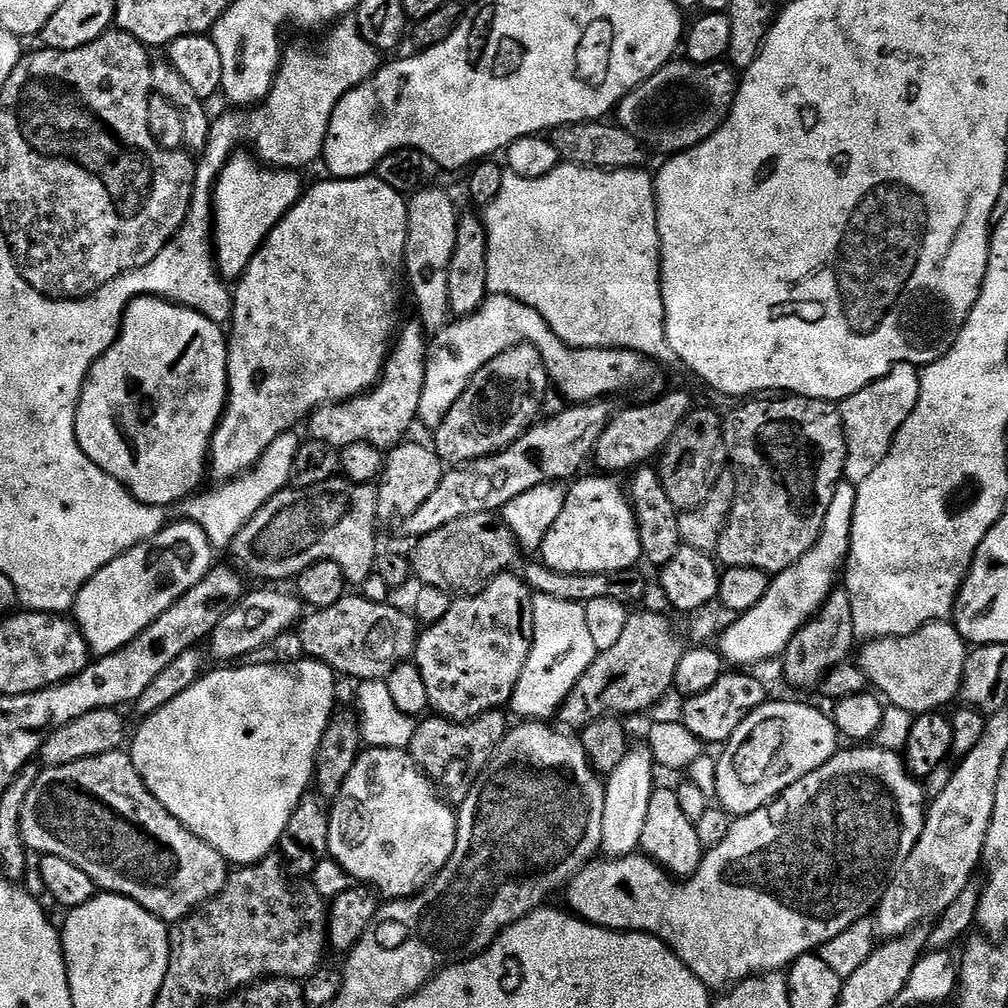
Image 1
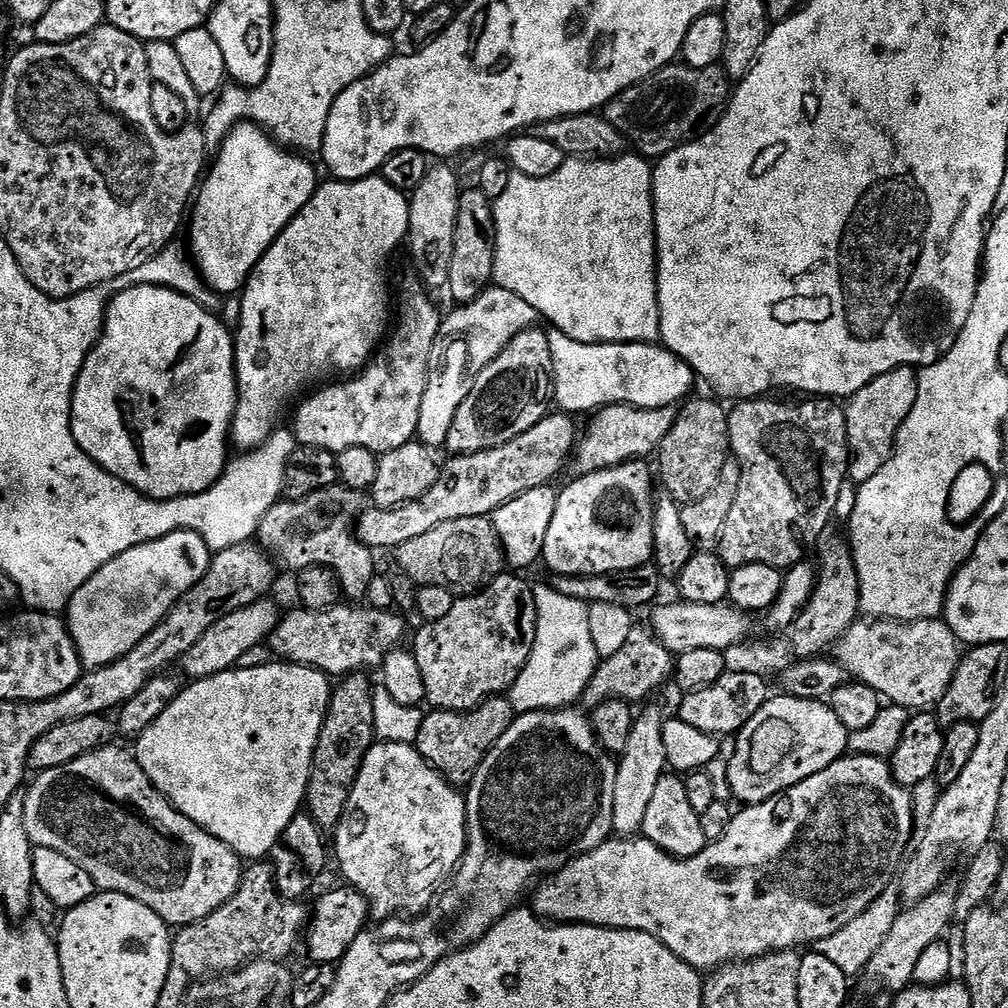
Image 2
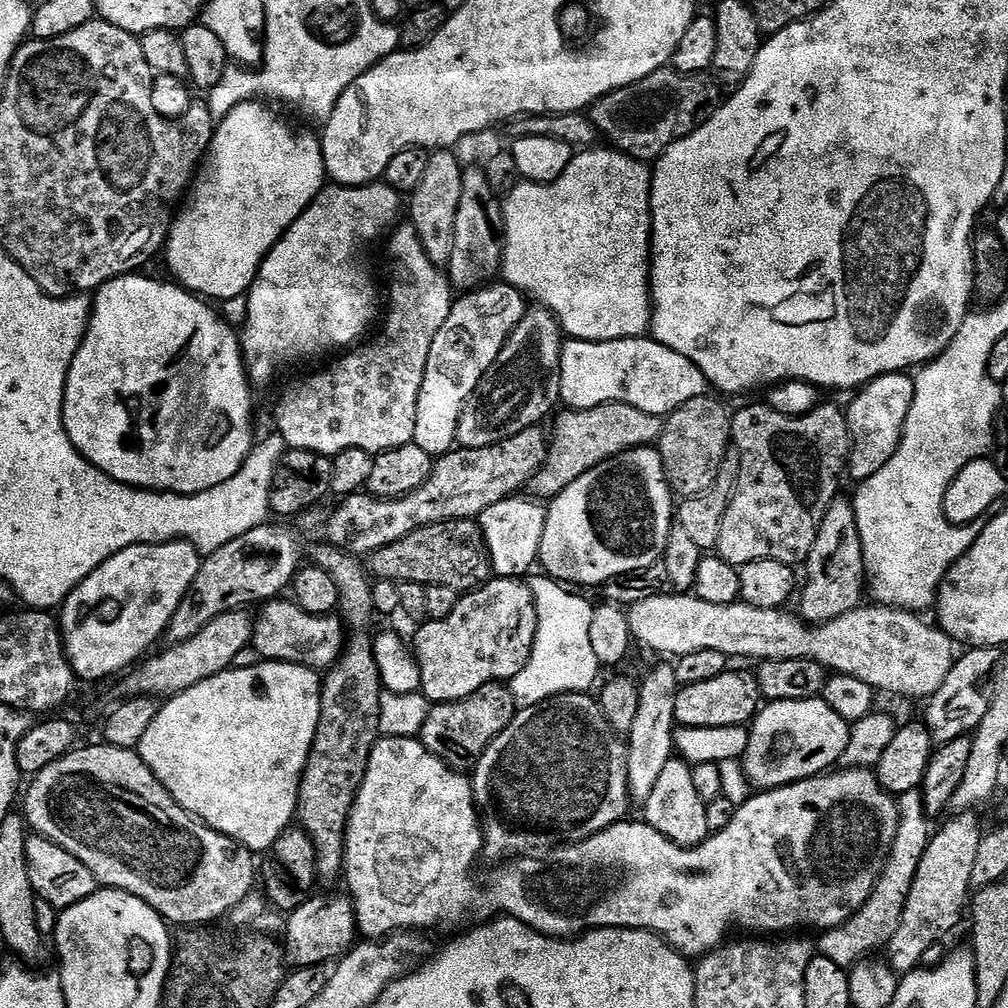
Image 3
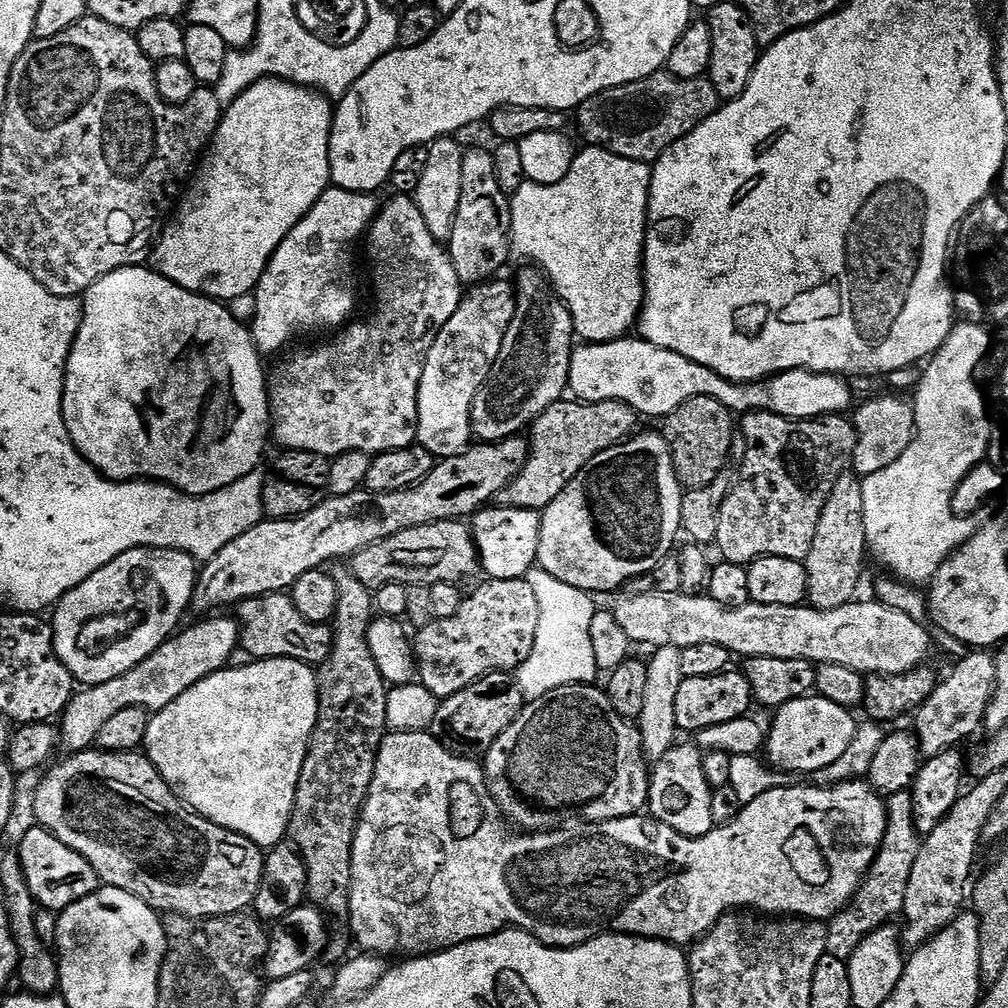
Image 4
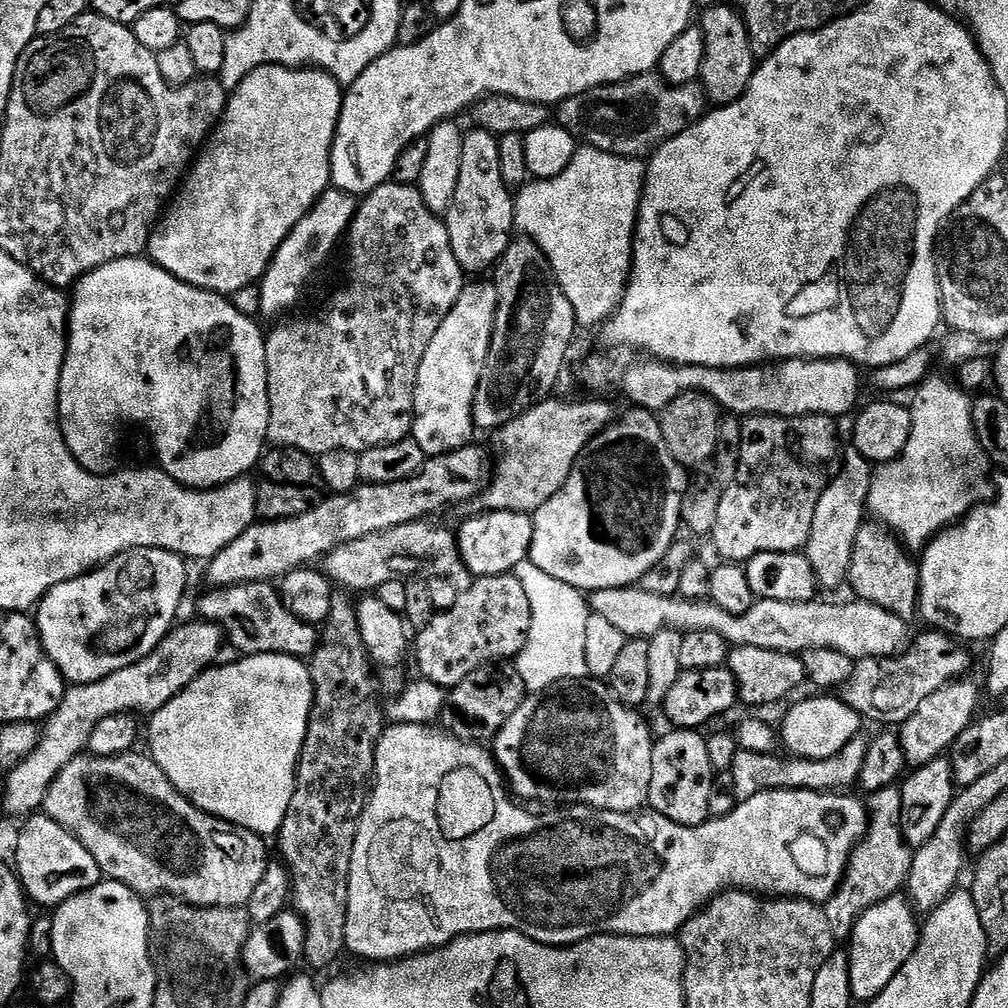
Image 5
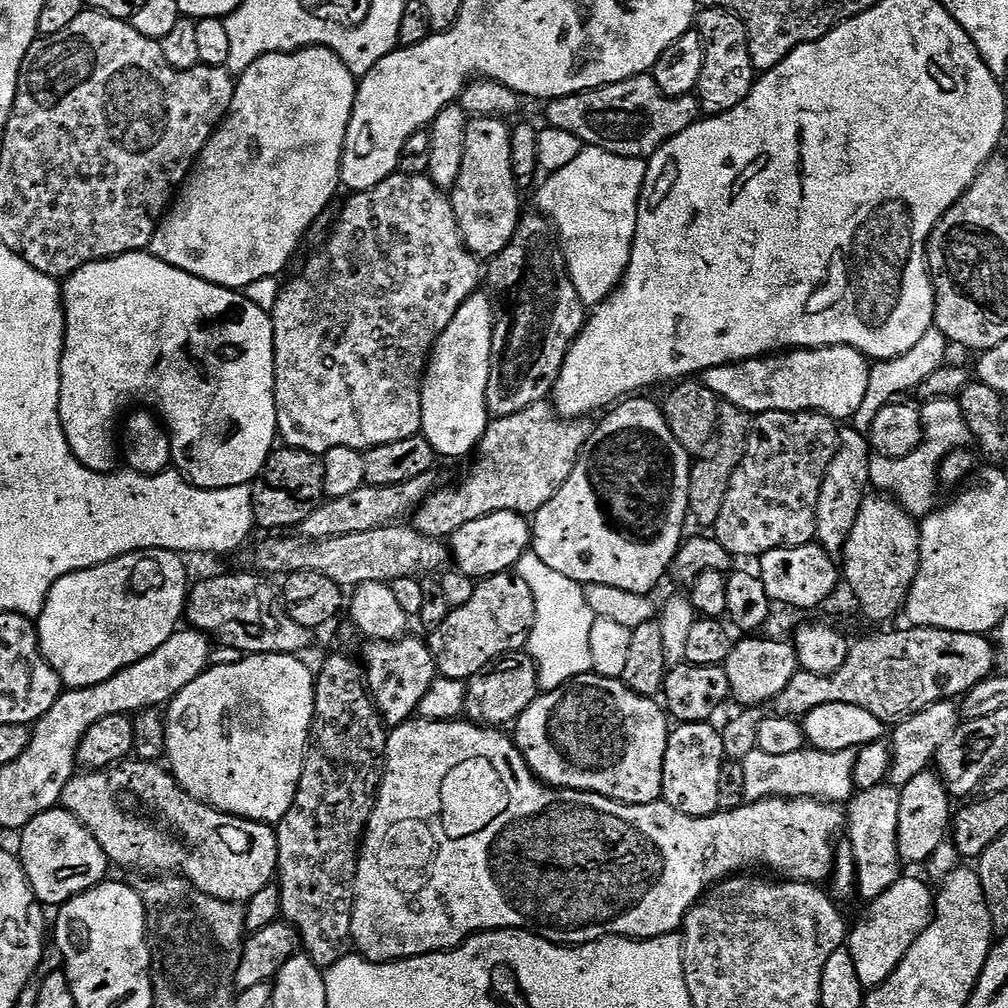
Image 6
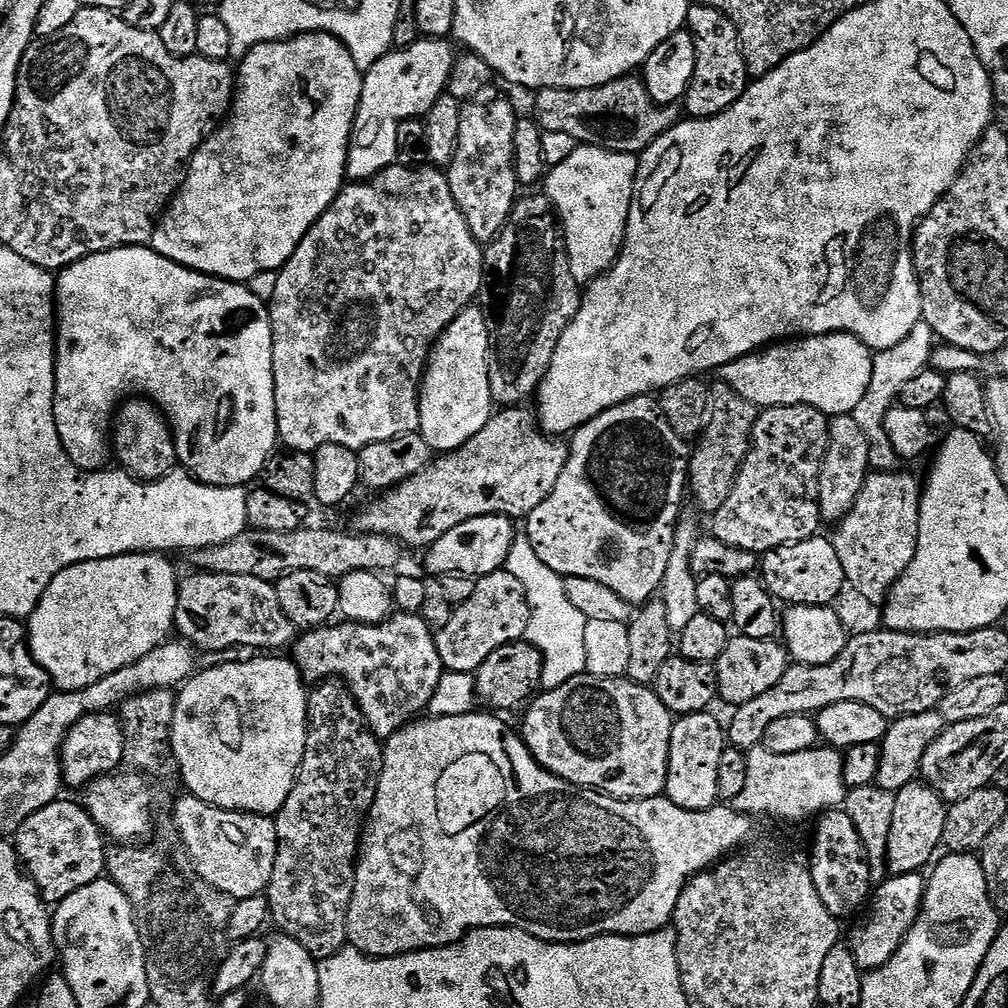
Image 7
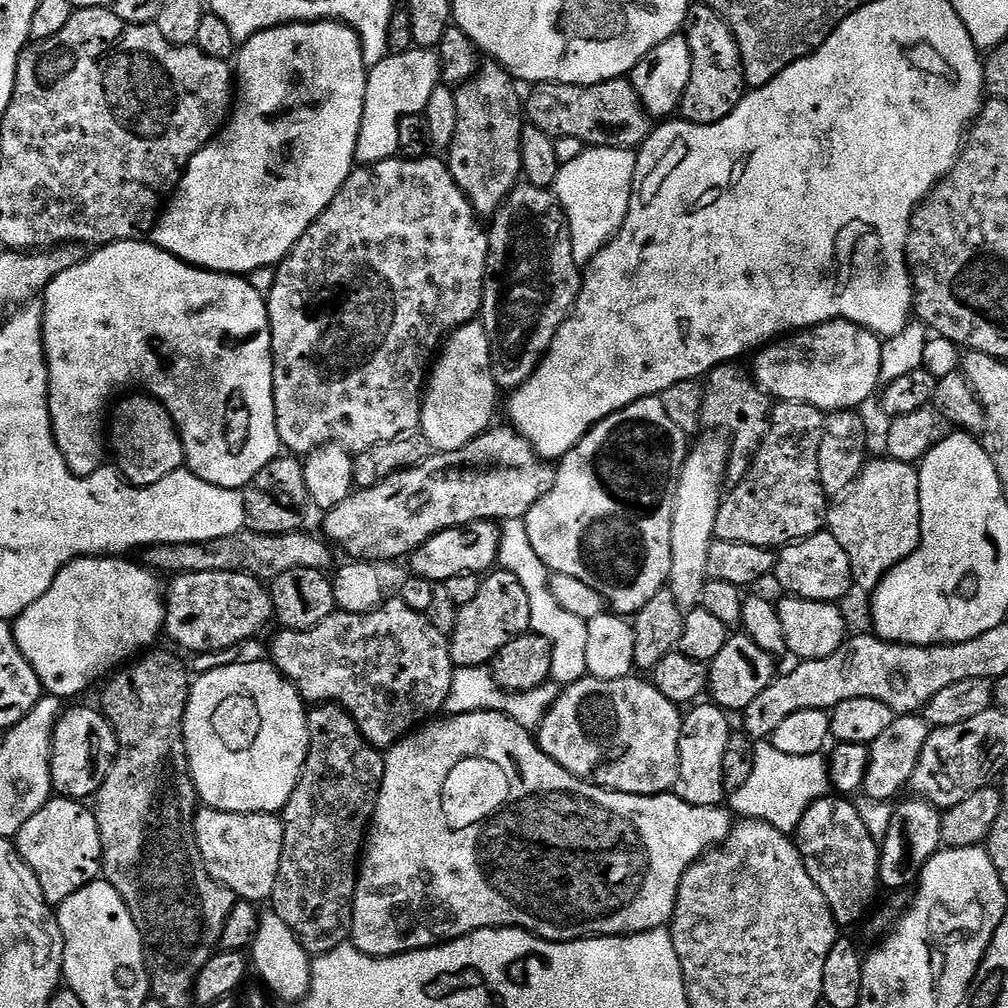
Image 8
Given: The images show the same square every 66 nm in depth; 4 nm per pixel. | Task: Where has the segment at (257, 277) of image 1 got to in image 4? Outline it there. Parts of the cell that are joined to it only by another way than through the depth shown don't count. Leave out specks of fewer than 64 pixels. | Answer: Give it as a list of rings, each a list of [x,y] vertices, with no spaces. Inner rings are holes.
[[[329,186],[314,202],[311,210],[290,230],[287,238],[278,246],[270,258],[262,278],[256,283],[256,317],[250,320],[250,331],[256,347],[261,353],[283,353],[291,340],[307,332],[328,332],[339,330],[353,319],[356,308],[356,276],[352,273],[352,247],[361,243],[372,219],[378,211],[377,197],[371,192],[351,192],[345,188]]]

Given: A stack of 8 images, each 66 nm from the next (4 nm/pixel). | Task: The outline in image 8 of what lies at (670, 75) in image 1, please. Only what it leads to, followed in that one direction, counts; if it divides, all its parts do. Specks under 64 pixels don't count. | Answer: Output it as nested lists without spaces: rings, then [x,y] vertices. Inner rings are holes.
[[[631,79],[607,80],[601,84],[538,84],[526,96],[530,124],[553,138],[578,138],[586,146],[639,149],[648,139],[650,117]]]

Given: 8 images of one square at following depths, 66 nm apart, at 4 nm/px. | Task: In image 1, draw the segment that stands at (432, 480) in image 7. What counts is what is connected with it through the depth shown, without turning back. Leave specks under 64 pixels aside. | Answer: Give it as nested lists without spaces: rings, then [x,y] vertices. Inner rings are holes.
[[[668,392],[657,398],[653,404],[640,404],[637,408],[628,408],[625,412],[617,411],[612,421],[602,430],[602,438],[598,438],[594,453],[594,464],[604,474],[617,474],[626,468],[635,469],[644,466],[652,459],[659,457],[670,442],[674,430],[682,426],[694,407],[694,401],[684,392]]]

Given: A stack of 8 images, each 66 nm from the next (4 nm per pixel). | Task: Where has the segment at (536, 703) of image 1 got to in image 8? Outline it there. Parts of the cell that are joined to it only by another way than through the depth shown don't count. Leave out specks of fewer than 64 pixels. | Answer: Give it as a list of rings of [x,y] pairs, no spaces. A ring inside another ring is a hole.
[[[523,519],[503,521],[500,528],[498,564],[503,571],[514,574],[518,582],[522,582],[522,590],[526,590],[526,598],[530,598],[531,631],[537,636],[546,638],[552,647],[551,679],[560,686],[583,680],[588,671],[586,666],[588,625],[582,618],[570,614],[570,610],[562,610],[562,606],[558,606],[558,598],[554,598],[550,587],[550,569],[544,565],[542,558],[538,558],[534,546],[530,546],[530,534],[526,530]]]

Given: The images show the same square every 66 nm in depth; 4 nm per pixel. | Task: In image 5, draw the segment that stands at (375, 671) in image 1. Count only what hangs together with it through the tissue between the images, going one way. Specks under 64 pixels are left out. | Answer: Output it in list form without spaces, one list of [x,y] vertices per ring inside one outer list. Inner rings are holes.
[[[272,582],[263,584],[231,584],[229,588],[212,588],[200,600],[199,615],[211,624],[218,624],[226,633],[227,643],[233,644],[242,654],[261,656],[262,654],[278,654],[279,656],[295,656],[311,658],[320,644],[321,633],[317,625],[302,622],[284,605],[284,597],[280,595],[277,585]]]

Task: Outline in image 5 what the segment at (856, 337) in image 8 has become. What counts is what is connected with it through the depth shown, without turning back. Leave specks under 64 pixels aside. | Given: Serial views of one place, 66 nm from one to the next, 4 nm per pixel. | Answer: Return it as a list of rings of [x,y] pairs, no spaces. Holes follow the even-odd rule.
[[[640,358],[620,376],[624,392],[635,407],[659,413],[678,394],[701,392],[714,398],[725,413],[750,416],[830,416],[841,418],[860,396],[861,369],[850,360],[782,360],[746,368],[707,368],[701,364],[669,364]]]

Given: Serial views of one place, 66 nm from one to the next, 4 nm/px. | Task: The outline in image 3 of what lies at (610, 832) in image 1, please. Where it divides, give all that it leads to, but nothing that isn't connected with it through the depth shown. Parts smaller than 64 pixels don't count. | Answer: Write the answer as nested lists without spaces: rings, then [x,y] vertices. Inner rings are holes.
[[[660,662],[645,680],[639,681],[640,701],[638,714],[634,717],[634,726],[626,734],[628,745],[628,795],[633,801],[647,802],[658,774],[666,767],[666,762],[674,756],[674,733],[678,727],[674,714],[676,695],[681,684],[676,677],[676,669],[671,663]]]

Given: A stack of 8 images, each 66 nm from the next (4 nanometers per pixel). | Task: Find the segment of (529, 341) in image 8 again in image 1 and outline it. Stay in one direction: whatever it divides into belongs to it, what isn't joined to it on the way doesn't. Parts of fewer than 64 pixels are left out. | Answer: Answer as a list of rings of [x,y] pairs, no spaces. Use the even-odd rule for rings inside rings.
[[[519,344],[498,354],[472,376],[462,398],[454,402],[446,418],[434,429],[434,447],[440,459],[445,465],[459,466],[502,451],[541,415],[540,403],[548,388],[550,392],[548,368],[534,345]]]

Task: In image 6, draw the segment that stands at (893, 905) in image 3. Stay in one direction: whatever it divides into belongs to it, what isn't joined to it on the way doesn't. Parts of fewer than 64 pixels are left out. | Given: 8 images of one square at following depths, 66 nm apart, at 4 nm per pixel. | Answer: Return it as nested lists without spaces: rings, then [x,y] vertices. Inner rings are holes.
[[[885,782],[865,792],[857,791],[846,804],[850,823],[846,828],[848,840],[852,843],[852,856],[856,866],[858,896],[864,902],[871,902],[893,886],[902,876],[900,846],[898,844],[898,804],[900,788]]]

